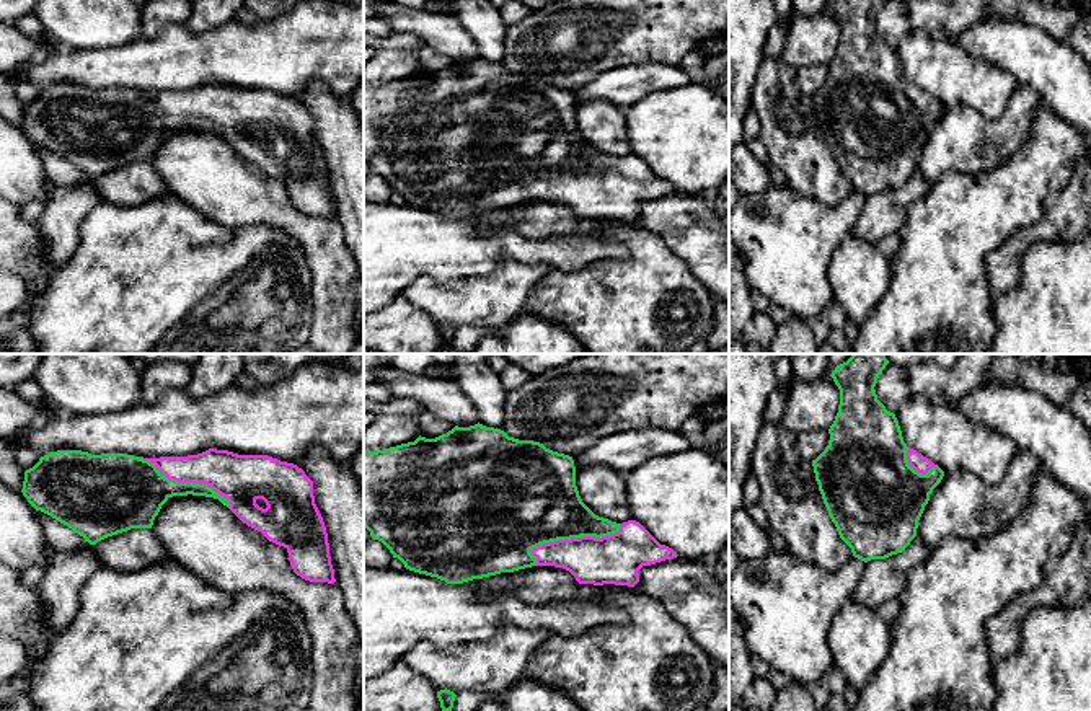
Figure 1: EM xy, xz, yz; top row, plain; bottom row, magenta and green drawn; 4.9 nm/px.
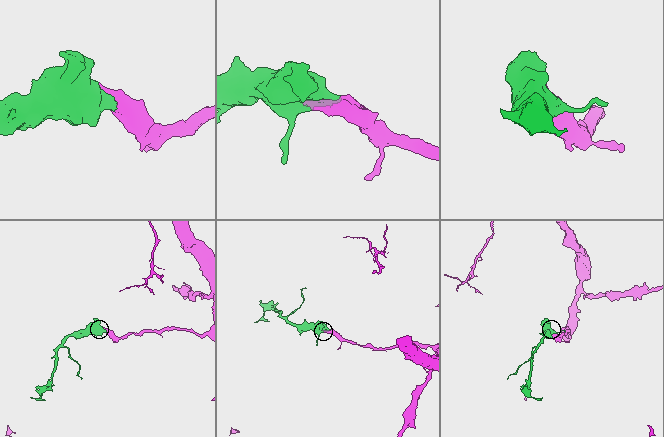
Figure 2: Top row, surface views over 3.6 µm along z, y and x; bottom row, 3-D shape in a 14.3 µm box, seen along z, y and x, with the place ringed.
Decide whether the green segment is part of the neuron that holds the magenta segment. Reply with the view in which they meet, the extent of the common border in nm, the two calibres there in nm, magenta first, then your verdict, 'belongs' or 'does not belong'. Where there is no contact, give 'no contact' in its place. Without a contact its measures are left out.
meets magenta in xz; contact 480 nm long; 240 nm thick on the magenta side, 420 nm on the other; belongs

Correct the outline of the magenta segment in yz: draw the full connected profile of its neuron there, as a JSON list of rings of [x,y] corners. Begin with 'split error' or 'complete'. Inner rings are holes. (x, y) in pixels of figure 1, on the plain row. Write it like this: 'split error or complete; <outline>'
split error; [[[837,0],[832,13],[840,24],[840,39],[828,64],[825,85],[812,95],[815,116],[824,139],[840,173],[851,183],[855,192],[868,197],[902,188],[917,171],[918,155],[930,135],[930,129],[941,117],[944,106],[926,91],[910,83],[902,72],[894,47],[877,34],[876,18],[886,0]]]

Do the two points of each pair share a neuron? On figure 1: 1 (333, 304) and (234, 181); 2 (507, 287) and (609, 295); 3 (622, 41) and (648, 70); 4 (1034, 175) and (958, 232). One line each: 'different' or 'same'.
1: same
2: different
3: different
4: same

